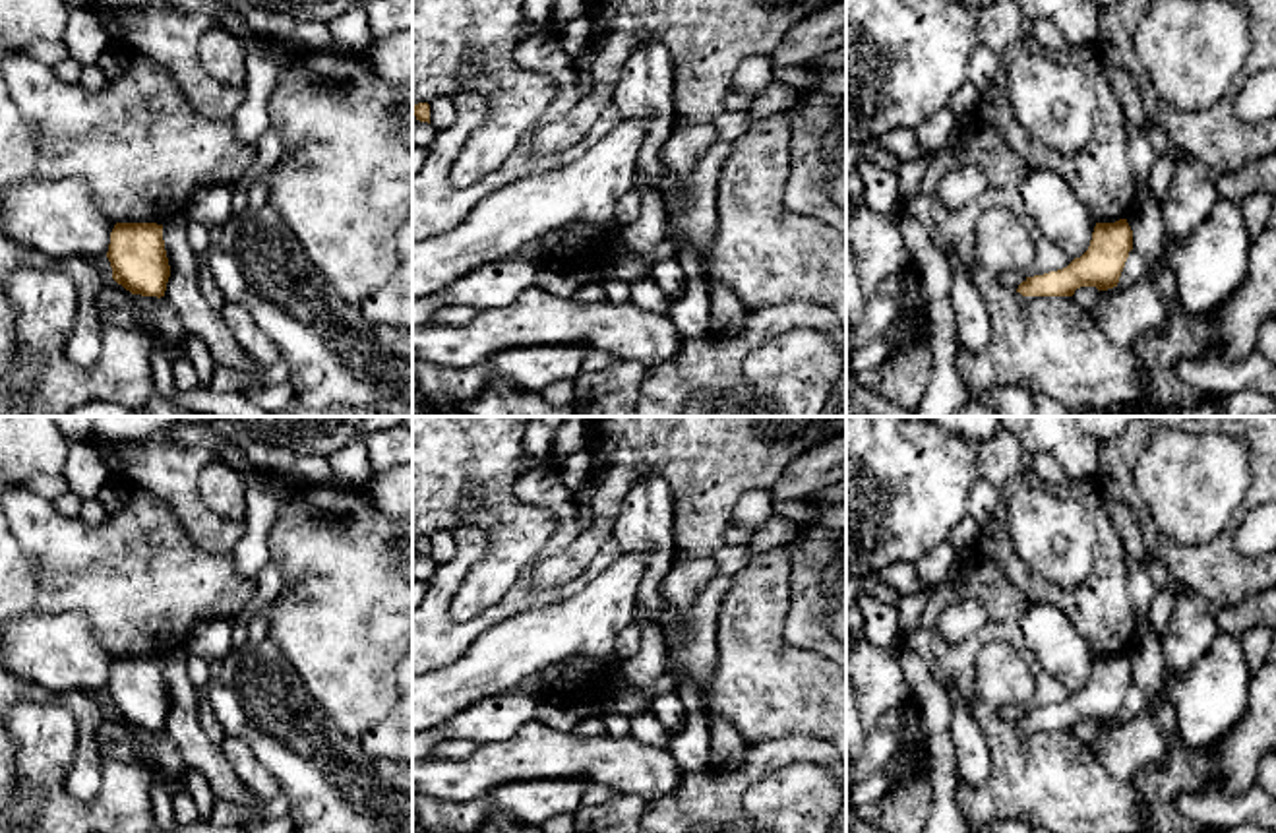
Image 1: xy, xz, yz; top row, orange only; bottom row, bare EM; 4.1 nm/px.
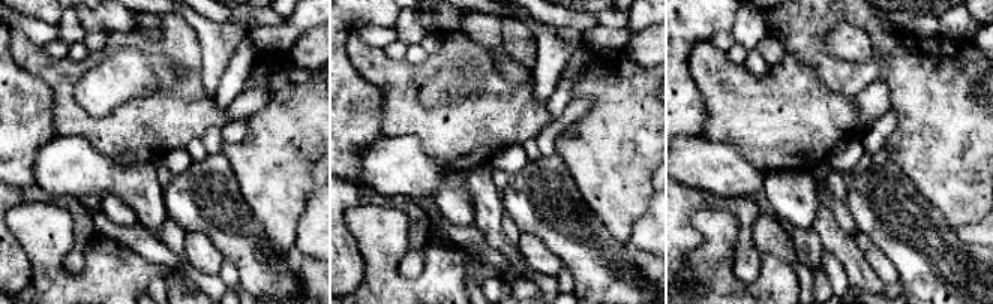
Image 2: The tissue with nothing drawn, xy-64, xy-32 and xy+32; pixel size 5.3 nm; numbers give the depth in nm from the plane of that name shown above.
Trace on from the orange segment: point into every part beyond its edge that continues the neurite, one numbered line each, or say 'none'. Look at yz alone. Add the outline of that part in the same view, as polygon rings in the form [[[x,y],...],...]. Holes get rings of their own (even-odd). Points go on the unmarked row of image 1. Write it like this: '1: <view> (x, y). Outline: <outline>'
none

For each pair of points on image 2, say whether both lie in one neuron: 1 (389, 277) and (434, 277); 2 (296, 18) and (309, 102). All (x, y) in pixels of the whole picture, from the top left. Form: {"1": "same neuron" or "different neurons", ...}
{"1": "same neuron", "2": "different neurons"}

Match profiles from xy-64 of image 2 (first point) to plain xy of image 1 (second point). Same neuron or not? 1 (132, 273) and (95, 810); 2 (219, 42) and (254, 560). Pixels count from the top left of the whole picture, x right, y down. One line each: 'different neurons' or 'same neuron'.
1: same neuron
2: same neuron

